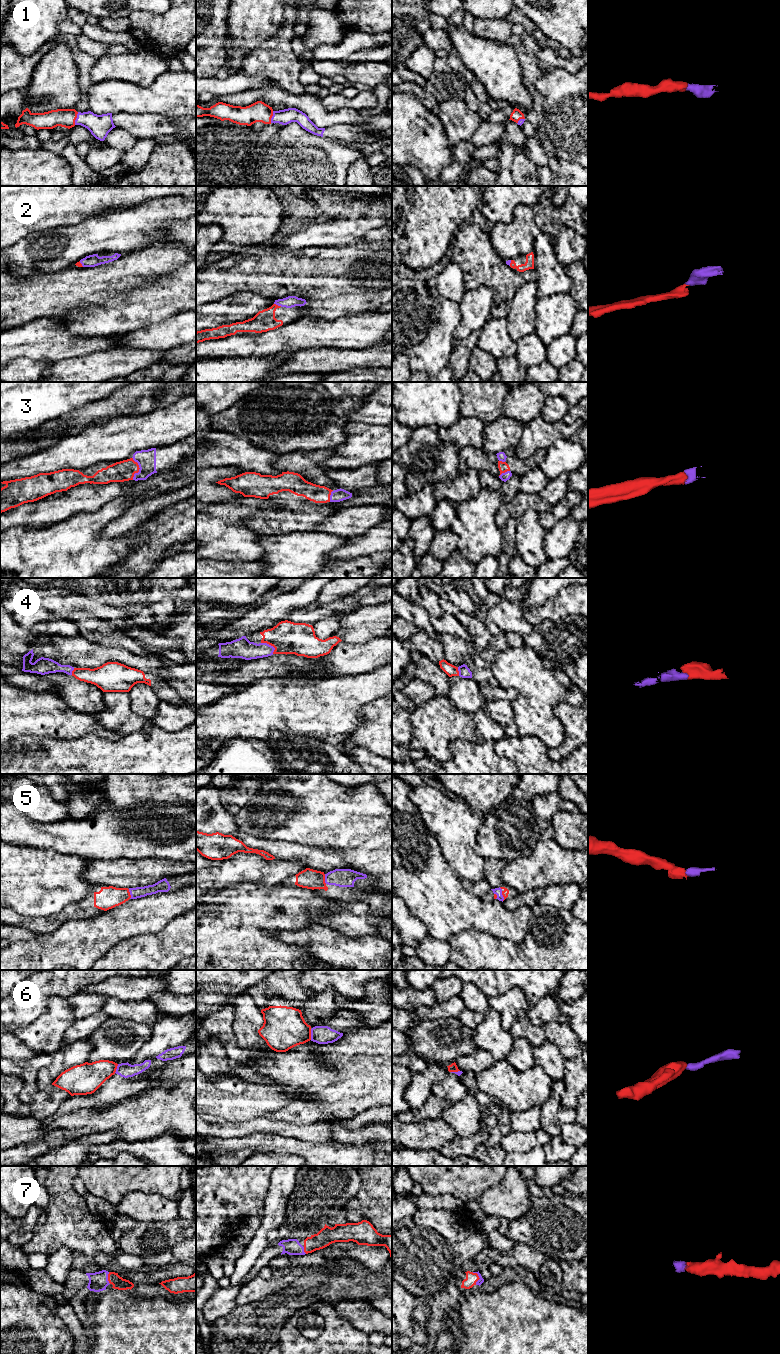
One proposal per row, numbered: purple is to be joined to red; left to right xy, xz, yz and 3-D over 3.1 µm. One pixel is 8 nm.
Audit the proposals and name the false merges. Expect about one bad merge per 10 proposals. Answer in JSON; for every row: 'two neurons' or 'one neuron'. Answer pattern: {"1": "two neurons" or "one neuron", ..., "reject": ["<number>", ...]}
{"1": "one neuron", "2": "one neuron", "3": "one neuron", "4": "one neuron", "5": "one neuron", "6": "two neurons", "7": "one neuron", "reject": ["6"]}

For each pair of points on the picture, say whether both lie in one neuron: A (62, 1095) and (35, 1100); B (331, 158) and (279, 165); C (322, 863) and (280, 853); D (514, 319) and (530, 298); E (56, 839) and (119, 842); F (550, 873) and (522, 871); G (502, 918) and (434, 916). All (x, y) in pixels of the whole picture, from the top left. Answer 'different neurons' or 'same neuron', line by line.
A: same neuron
B: same neuron
C: same neuron
D: same neuron
E: same neuron
F: same neuron
G: same neuron

